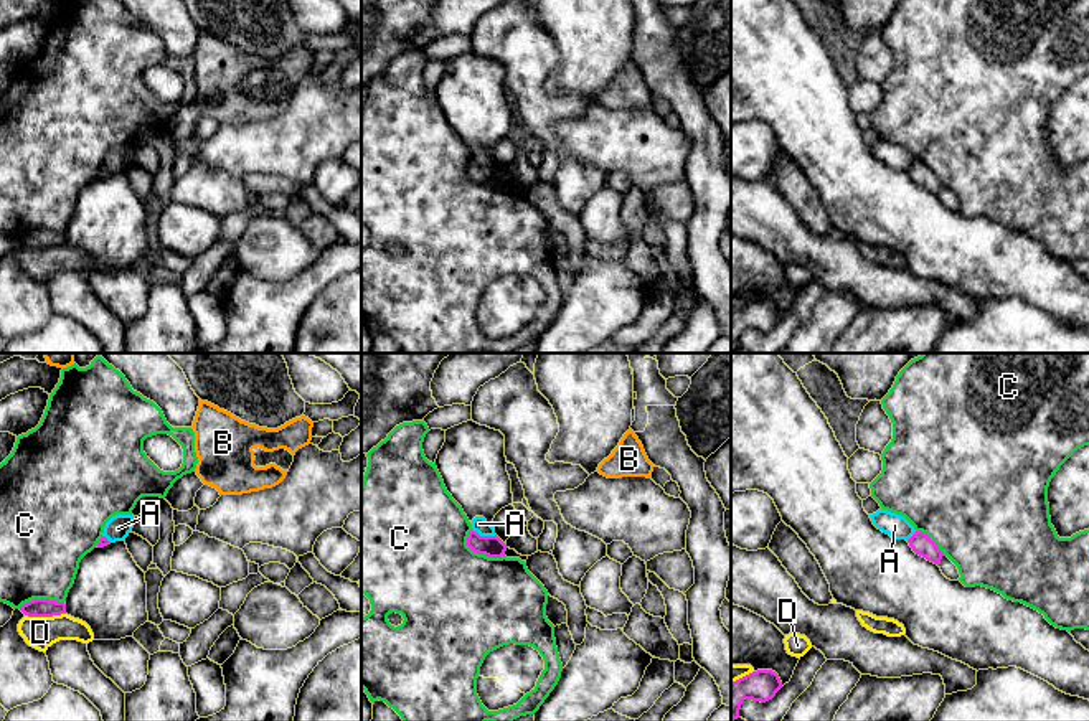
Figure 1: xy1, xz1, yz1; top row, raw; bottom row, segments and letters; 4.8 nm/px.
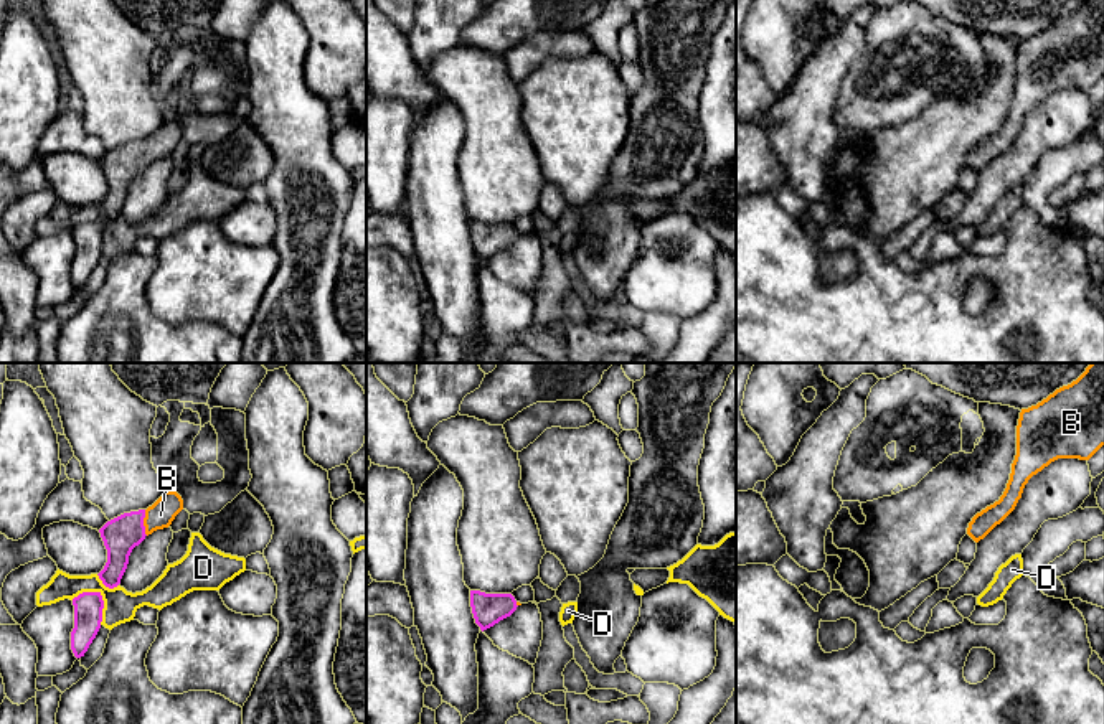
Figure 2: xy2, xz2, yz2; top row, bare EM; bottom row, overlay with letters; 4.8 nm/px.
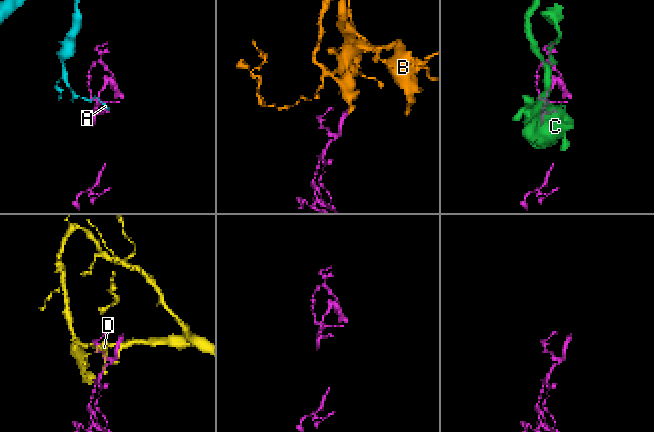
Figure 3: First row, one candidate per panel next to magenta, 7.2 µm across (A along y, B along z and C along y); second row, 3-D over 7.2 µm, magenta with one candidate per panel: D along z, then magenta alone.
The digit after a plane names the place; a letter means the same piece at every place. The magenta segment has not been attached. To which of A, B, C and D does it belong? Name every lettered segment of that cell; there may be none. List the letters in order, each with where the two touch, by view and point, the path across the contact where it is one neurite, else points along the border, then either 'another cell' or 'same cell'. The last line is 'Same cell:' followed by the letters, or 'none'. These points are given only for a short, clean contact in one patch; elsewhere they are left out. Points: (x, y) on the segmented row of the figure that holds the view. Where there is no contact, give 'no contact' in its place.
A: contact xz1 (484, 537); border xz1 (472, 528), (480, 535), (495, 535); another cell
B: contact xy2 (142, 523); way xy2 (121, 535), (142, 523), (160, 515); same cell
C: contact xz1 (480, 553); another cell
D: contact xy2 (101, 596); another cell
Same cell: B

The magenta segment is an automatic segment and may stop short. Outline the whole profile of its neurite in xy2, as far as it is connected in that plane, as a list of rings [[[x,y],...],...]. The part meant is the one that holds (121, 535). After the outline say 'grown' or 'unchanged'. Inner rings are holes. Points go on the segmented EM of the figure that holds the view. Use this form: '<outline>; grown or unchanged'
[[[165,491],[147,510],[124,513],[107,521],[101,529],[101,538],[107,549],[107,562],[97,574],[102,584],[114,589],[127,569],[129,556],[149,534],[168,528],[183,510],[183,500],[177,491]]]; grown

